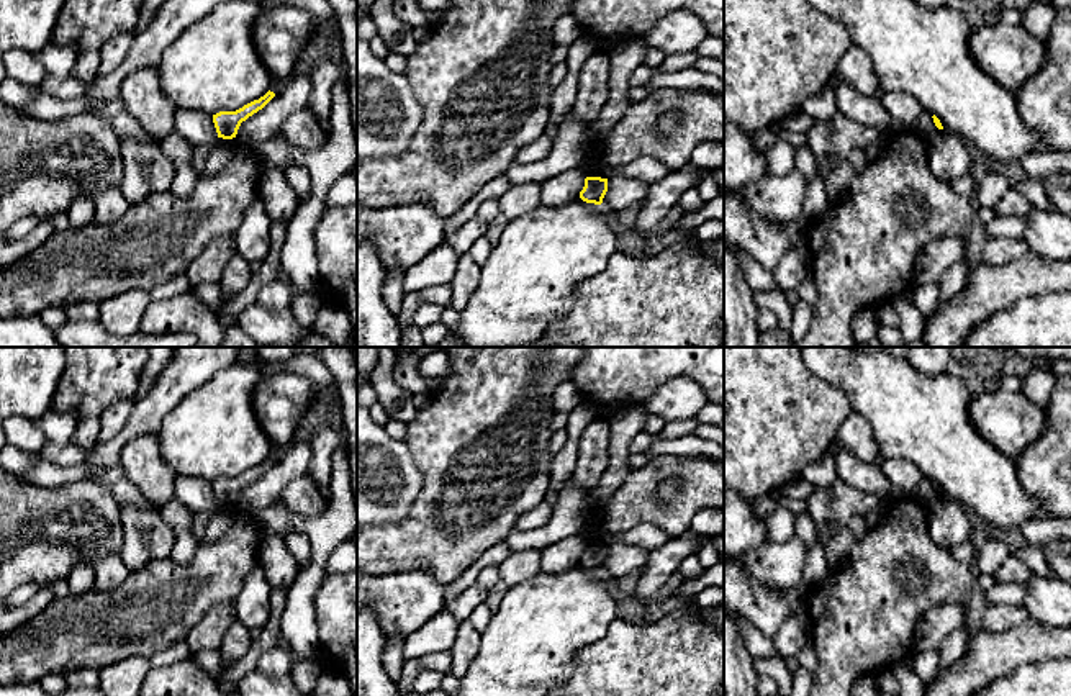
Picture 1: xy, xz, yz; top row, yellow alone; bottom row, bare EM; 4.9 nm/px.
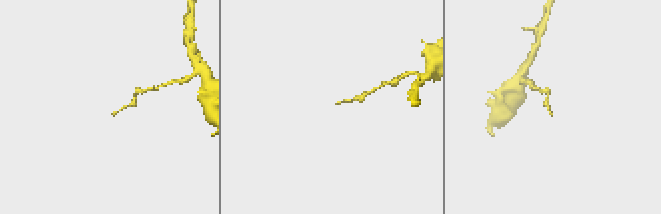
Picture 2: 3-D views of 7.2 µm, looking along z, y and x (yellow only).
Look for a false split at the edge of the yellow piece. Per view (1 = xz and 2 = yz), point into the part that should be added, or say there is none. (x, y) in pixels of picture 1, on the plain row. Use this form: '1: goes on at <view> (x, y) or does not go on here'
1: does not go on here
2: does not go on here

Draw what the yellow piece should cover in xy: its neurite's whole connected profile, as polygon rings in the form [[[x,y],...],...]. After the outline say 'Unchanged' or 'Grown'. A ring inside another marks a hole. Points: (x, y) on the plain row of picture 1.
[[[269,457],[259,467],[254,467],[236,478],[219,478],[213,481],[213,490],[215,490],[218,504],[223,504],[223,506],[236,504],[241,490],[246,488],[254,480],[257,480],[259,477],[262,477],[273,463],[275,460]]]. Unchanged

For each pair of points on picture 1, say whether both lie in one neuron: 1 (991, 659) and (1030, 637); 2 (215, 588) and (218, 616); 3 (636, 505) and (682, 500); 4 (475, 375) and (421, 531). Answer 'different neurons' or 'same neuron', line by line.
1: same neuron
2: different neurons
3: same neuron
4: same neuron

